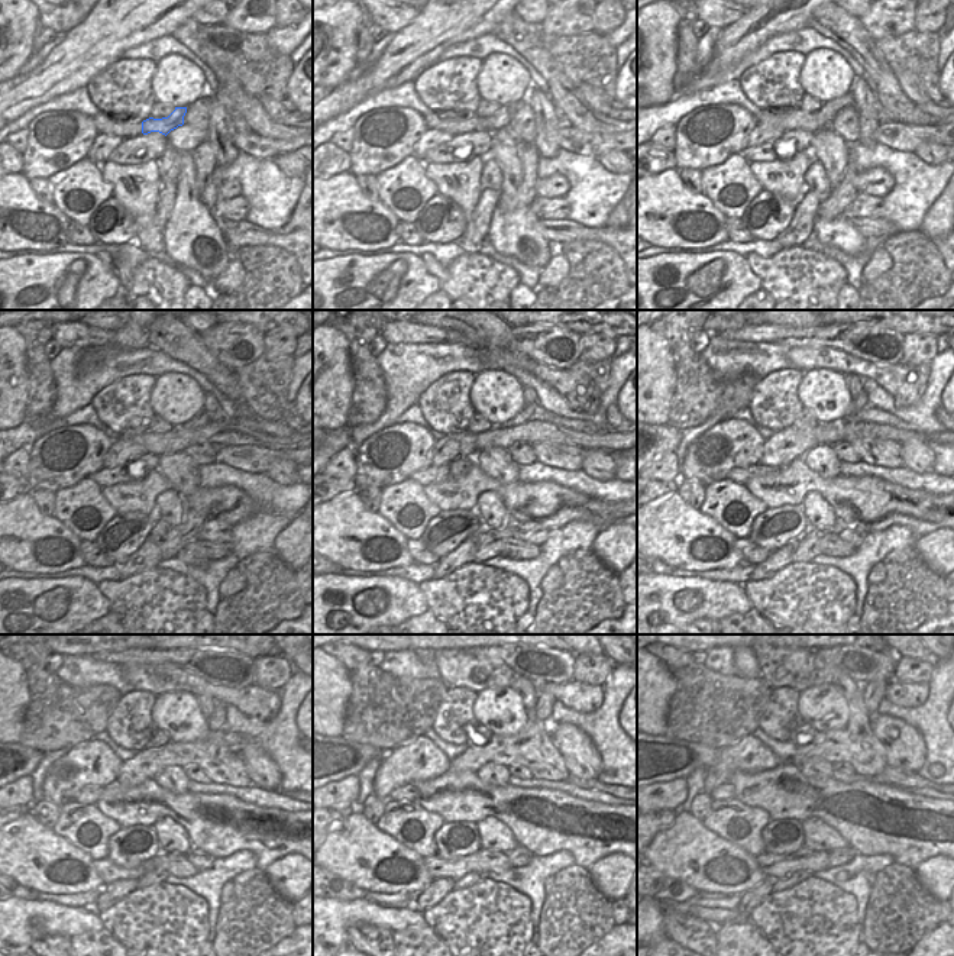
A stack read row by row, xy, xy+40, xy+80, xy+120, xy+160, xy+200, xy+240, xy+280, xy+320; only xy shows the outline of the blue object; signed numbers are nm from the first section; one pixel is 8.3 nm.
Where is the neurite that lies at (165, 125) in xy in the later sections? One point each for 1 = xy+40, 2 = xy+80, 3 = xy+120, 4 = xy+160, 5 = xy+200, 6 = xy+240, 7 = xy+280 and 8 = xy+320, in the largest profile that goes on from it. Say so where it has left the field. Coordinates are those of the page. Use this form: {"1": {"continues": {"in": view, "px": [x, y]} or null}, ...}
{"1": {"continues": {"in": "xy+40", "px": [503, 116]}}, "2": {"continues": {"in": "xy+80", "px": [830, 109]}}, "3": {"continues": {"in": "xy+120", "px": [200, 419]}}, "4": {"continues": {"in": "xy+160", "px": [524, 416]}}, "5": {"continues": {"in": "xy+200", "px": [860, 401]}}, "6": {"continues": {"in": "xy+240", "px": [216, 722]}}, "7": {"continues": {"in": "xy+280", "px": [545, 701]}}, "8": {"continues": {"in": "xy+320", "px": [873, 691]}}}

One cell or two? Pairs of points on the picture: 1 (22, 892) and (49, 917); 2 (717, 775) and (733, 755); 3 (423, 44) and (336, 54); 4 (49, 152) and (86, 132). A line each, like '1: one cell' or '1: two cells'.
1: two cells
2: one cell
3: two cells
4: one cell

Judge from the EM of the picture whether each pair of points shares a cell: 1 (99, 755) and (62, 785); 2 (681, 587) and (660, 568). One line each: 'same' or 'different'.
1: same
2: different

